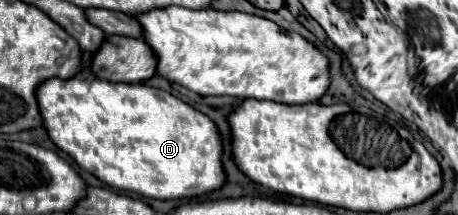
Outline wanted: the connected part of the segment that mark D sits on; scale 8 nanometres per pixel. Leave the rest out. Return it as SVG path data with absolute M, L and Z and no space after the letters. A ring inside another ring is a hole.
M51 79L37 89L43 123L53 143L71 155L79 167L93 173L113 189L133 191L151 199L189 199L225 185L227 175L223 169L223 139L217 125L201 111L181 101L179 97L153 89L141 83L111 83L111 81L85 81L85 79Z

